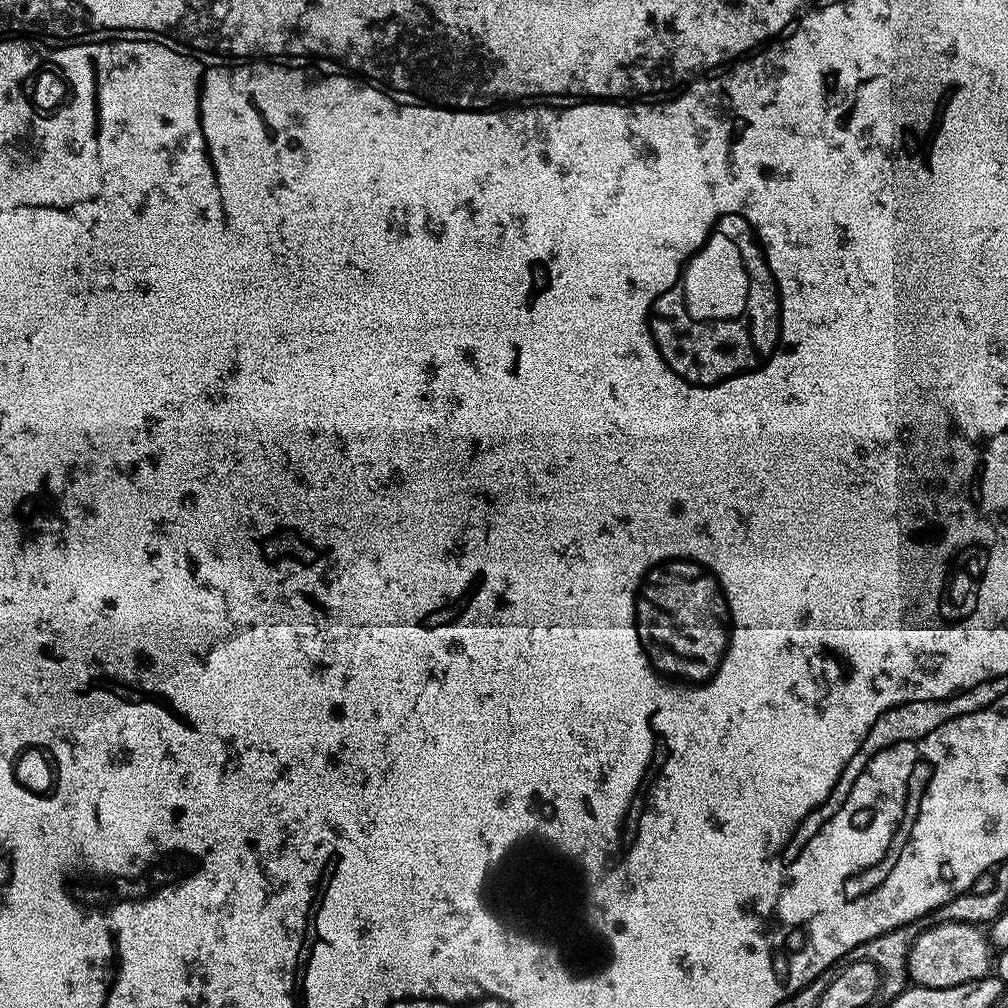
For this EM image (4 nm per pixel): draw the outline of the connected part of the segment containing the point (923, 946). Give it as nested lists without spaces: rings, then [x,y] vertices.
[[[941,921],[918,932],[906,952],[906,972],[915,985],[924,988],[961,985],[986,976],[992,968],[992,944],[979,925]]]

